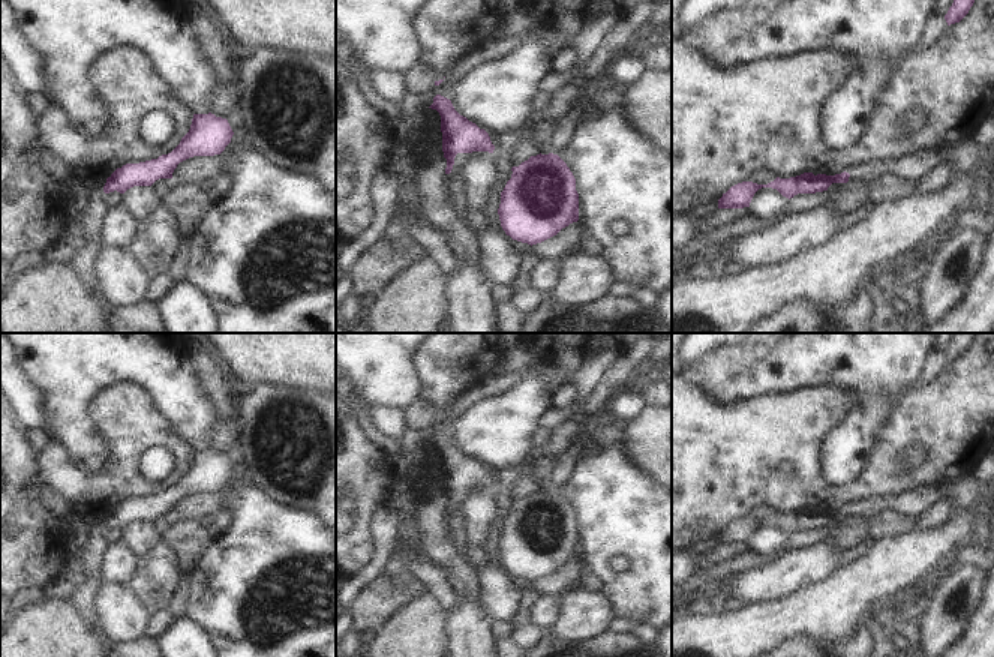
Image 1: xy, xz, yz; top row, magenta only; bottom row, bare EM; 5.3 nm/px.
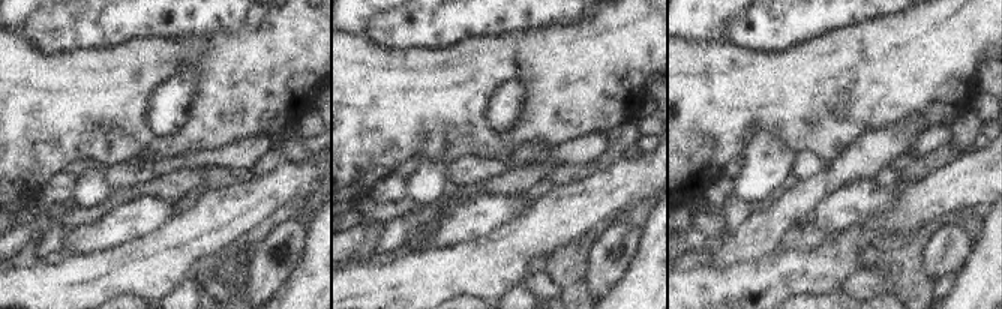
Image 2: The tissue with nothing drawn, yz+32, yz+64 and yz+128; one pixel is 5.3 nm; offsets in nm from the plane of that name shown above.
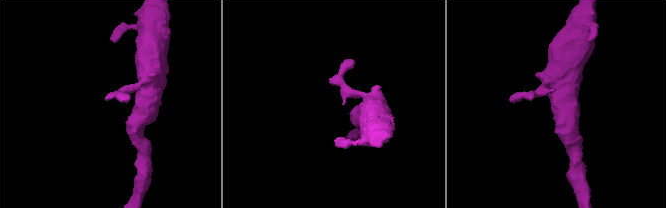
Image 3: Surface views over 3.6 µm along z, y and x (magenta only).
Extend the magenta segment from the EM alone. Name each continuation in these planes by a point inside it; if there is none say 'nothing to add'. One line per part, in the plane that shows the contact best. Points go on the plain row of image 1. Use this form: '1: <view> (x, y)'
1: xz (461, 494)

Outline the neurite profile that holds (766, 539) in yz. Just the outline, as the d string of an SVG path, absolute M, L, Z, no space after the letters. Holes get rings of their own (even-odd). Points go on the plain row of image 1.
M762 524L754 530L750 538L750 550L769 556L783 549L787 544L789 537L790 536L783 532L777 525Z

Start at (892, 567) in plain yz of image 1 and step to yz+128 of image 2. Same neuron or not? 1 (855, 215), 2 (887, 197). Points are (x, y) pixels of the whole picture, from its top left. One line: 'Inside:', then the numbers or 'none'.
Inside: none

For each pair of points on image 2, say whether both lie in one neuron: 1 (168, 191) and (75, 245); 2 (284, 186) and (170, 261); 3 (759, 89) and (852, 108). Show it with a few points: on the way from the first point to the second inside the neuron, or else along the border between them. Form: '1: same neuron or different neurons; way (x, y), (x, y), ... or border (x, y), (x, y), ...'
1: different neurons; border (177, 201), (138, 197), (123, 206)
2: same neuron; way (255, 200), (221, 218), (198, 234)
3: same neuron; way (782, 90), (807, 96), (830, 96)

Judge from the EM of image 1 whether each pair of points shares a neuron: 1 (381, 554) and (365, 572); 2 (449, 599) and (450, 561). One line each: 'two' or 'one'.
1: one
2: two

